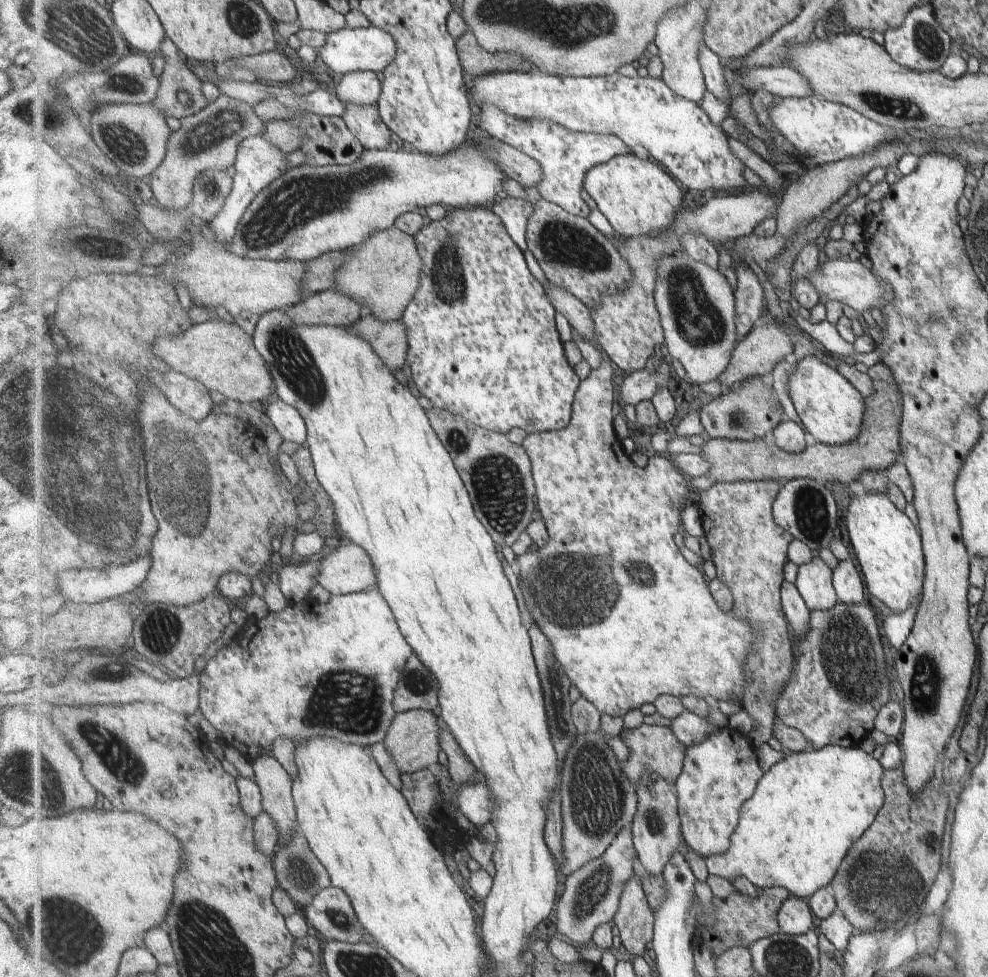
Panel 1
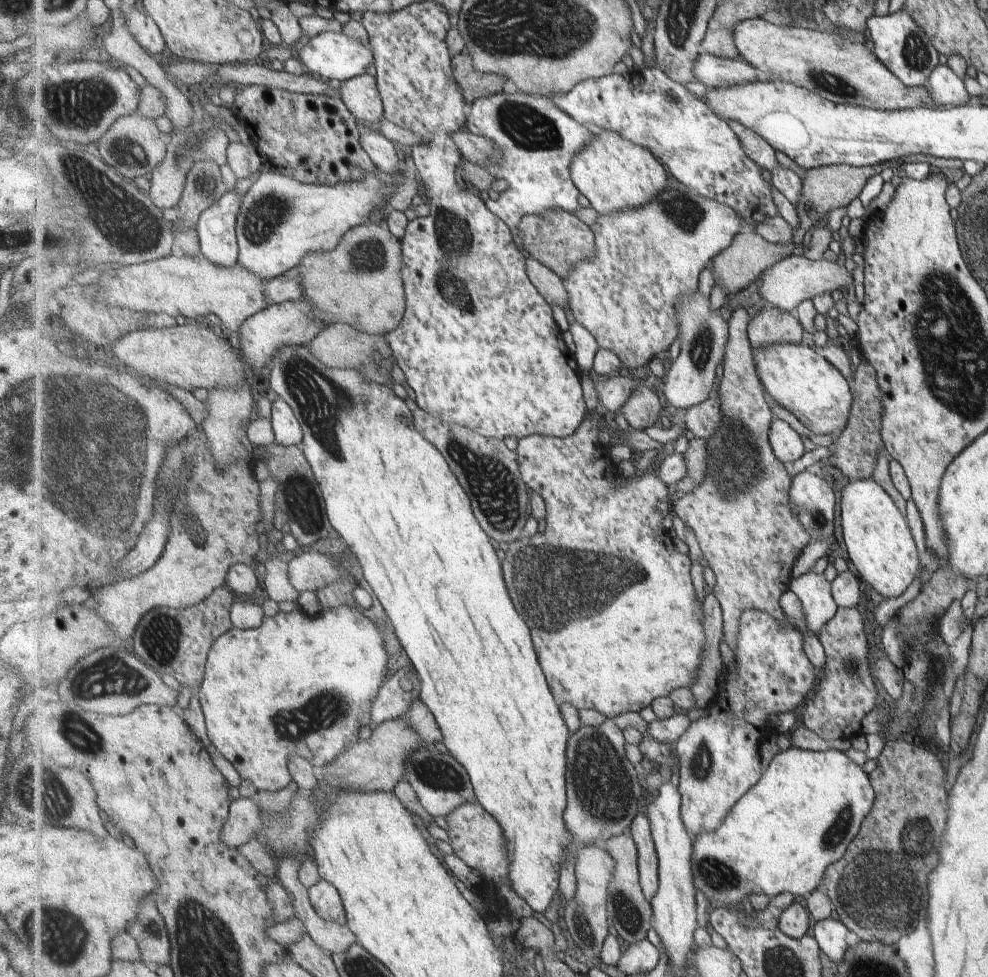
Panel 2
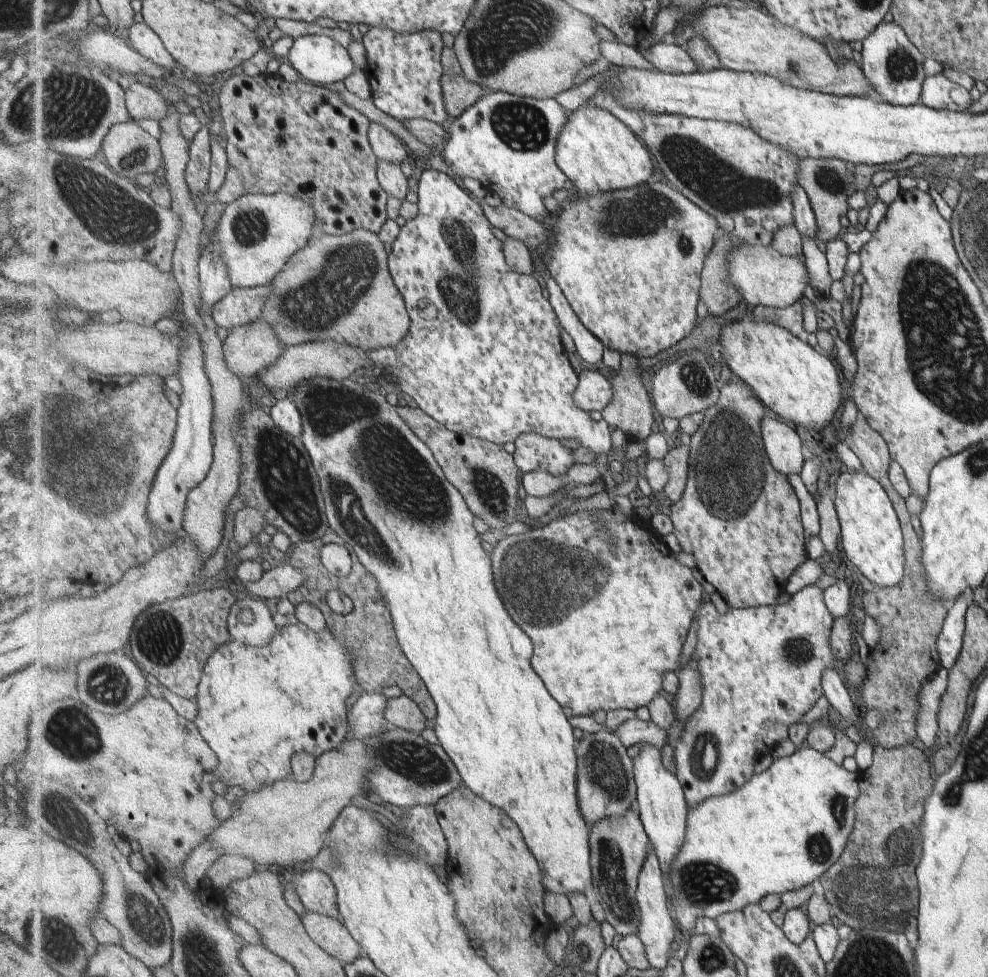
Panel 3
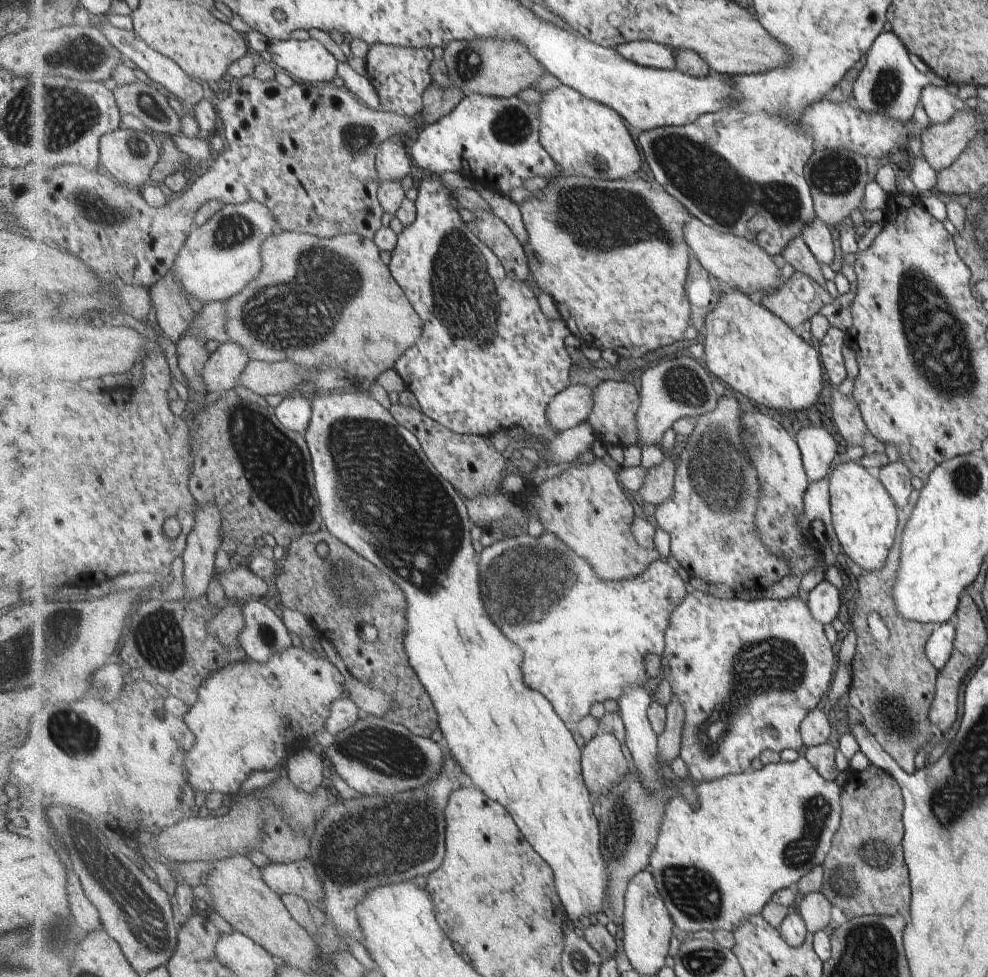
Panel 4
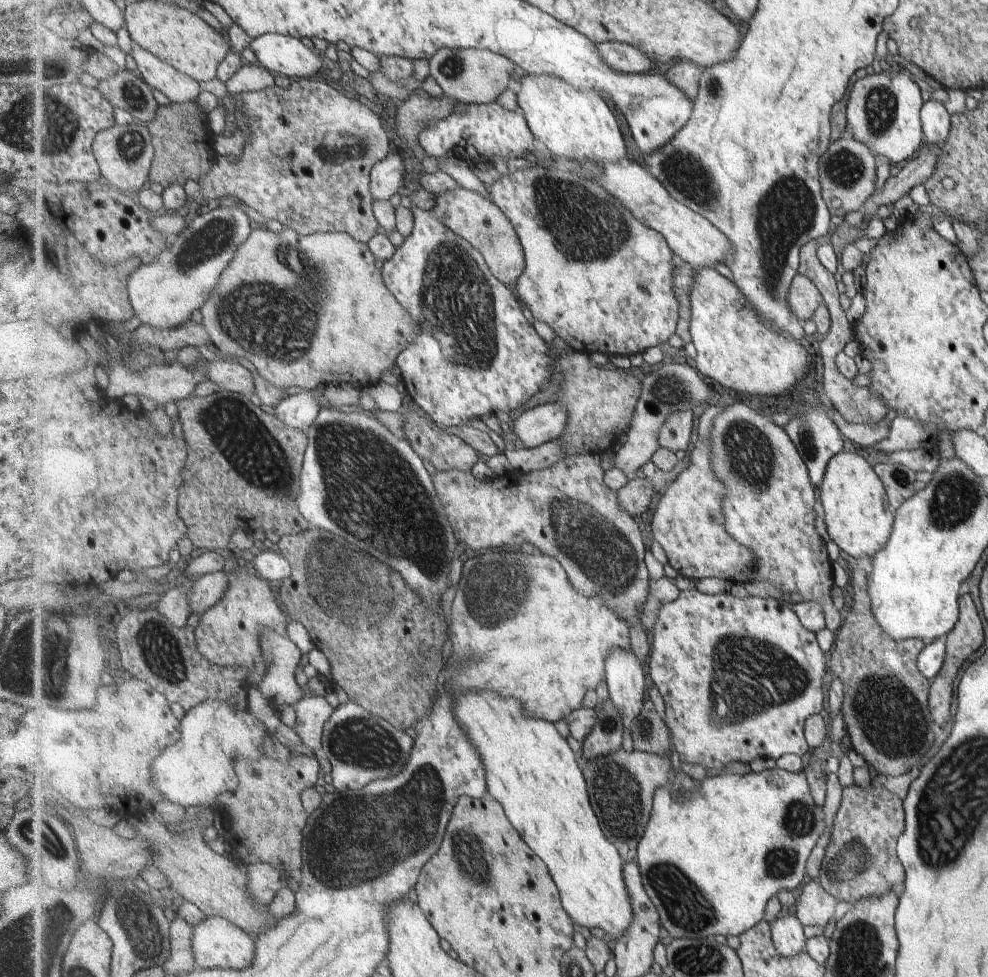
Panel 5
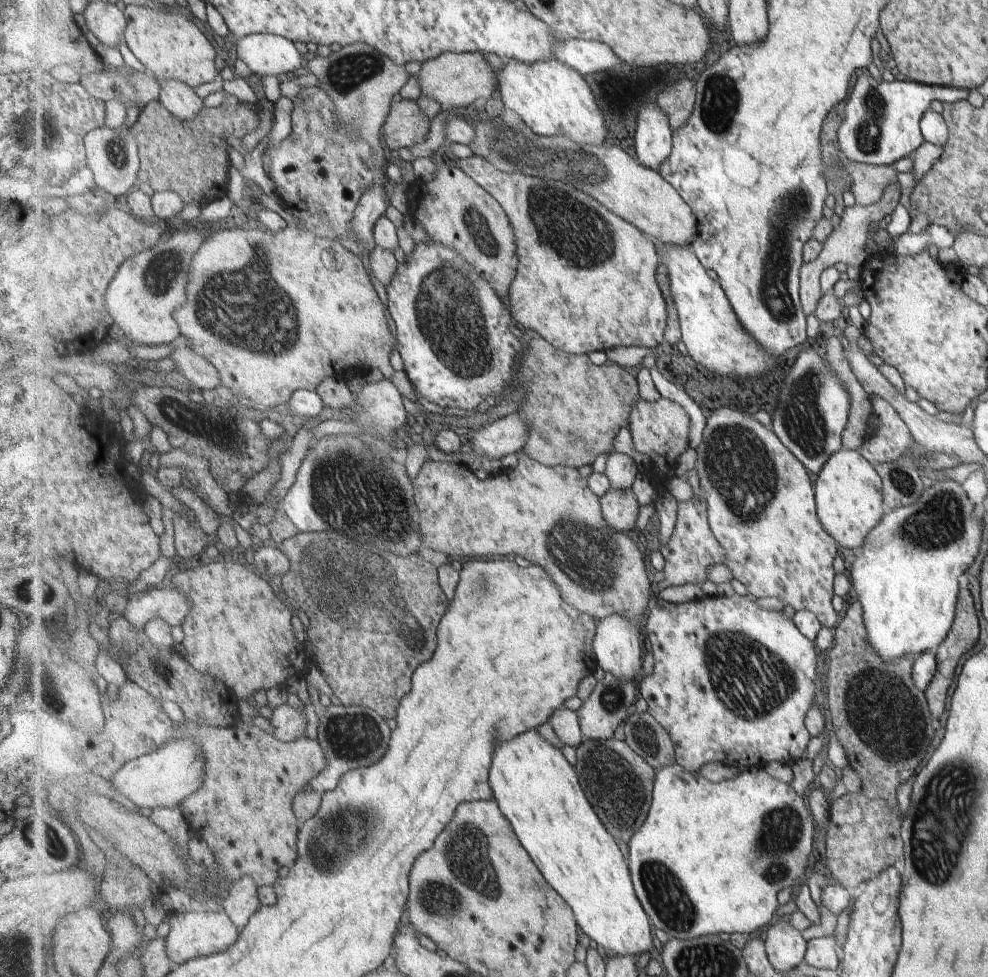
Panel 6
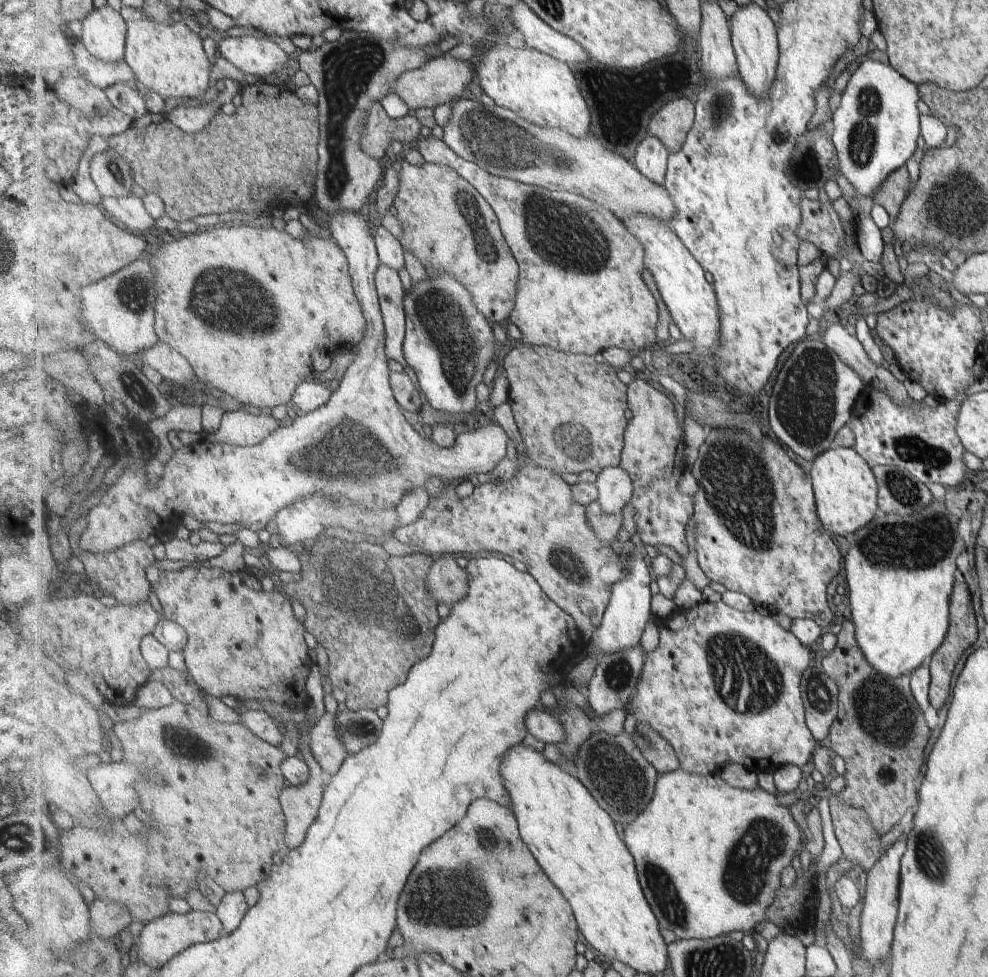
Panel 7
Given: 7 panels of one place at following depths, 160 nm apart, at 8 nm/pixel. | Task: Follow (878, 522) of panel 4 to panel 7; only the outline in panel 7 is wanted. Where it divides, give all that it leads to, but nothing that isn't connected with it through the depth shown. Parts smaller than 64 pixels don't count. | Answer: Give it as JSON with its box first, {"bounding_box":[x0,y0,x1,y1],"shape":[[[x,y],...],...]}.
{"bounding_box":[809,447,879,534],"shape":[[[853,447],[825,451],[812,462],[809,476],[814,484],[820,519],[832,534],[855,534],[876,517],[879,483],[873,467]]]}

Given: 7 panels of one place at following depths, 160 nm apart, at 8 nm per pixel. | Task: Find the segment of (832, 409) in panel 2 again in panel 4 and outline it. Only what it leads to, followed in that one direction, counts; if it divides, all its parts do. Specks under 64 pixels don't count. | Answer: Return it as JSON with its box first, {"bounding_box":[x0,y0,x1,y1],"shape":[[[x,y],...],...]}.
{"bounding_box":[702,287,825,412],"shape":[[[727,287],[725,289],[718,307],[706,318],[705,355],[702,359],[706,368],[719,378],[727,389],[736,390],[769,408],[795,412],[822,408],[820,396],[823,394],[825,372],[820,352],[811,344],[805,343],[782,318],[770,312],[761,302],[755,304],[744,292],[733,291]]]}

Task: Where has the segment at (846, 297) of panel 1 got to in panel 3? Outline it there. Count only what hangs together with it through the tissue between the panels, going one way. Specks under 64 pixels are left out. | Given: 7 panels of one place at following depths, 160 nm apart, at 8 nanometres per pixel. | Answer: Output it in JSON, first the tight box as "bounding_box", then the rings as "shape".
{"bounding_box":[730,244,812,309],"shape":[[[747,244],[737,246],[730,255],[730,279],[738,286],[744,300],[754,306],[786,309],[812,293],[806,262],[797,256],[781,254],[773,246]]]}

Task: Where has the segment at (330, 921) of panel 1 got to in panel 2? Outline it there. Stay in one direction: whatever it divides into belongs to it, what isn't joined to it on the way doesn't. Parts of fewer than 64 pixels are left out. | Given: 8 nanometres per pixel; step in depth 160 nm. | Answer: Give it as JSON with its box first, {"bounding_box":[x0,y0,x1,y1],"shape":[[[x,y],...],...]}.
{"bounding_box":[309,879,347,924],"shape":[[[325,879],[309,889],[312,905],[317,914],[328,921],[347,924],[347,911],[340,890]]]}

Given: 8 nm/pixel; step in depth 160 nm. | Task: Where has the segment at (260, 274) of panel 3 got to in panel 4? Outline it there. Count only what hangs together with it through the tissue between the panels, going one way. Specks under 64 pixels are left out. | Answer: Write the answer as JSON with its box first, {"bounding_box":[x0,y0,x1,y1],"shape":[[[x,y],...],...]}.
{"bounding_box":[172,199,285,304],"shape":[[[253,199],[244,203],[229,203],[212,216],[203,226],[195,228],[175,259],[172,270],[180,280],[184,293],[193,294],[202,304],[227,301],[239,294],[262,271],[262,246],[266,239],[285,231],[275,216],[261,201]]]}

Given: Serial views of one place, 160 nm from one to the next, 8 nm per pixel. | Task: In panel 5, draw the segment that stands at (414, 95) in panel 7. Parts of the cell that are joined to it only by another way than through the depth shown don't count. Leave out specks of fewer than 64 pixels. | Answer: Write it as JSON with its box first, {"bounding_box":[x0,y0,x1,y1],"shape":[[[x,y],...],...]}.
{"bounding_box":[430,49,517,105],"shape":[[[439,49],[430,58],[430,74],[437,79],[445,94],[453,97],[459,103],[479,103],[482,105],[494,103],[507,88],[515,86],[511,79],[515,68],[517,65],[508,56],[489,49]]]}

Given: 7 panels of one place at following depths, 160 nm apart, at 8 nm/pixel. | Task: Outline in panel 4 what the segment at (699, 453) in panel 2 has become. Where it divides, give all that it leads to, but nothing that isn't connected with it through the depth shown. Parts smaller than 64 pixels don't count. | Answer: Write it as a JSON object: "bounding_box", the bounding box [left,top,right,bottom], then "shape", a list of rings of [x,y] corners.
{"bounding_box":[639,455,679,505],"shape":[[[669,455],[663,462],[649,470],[646,484],[639,494],[645,504],[660,505],[674,495],[674,482],[676,481],[676,470],[679,464]]]}

